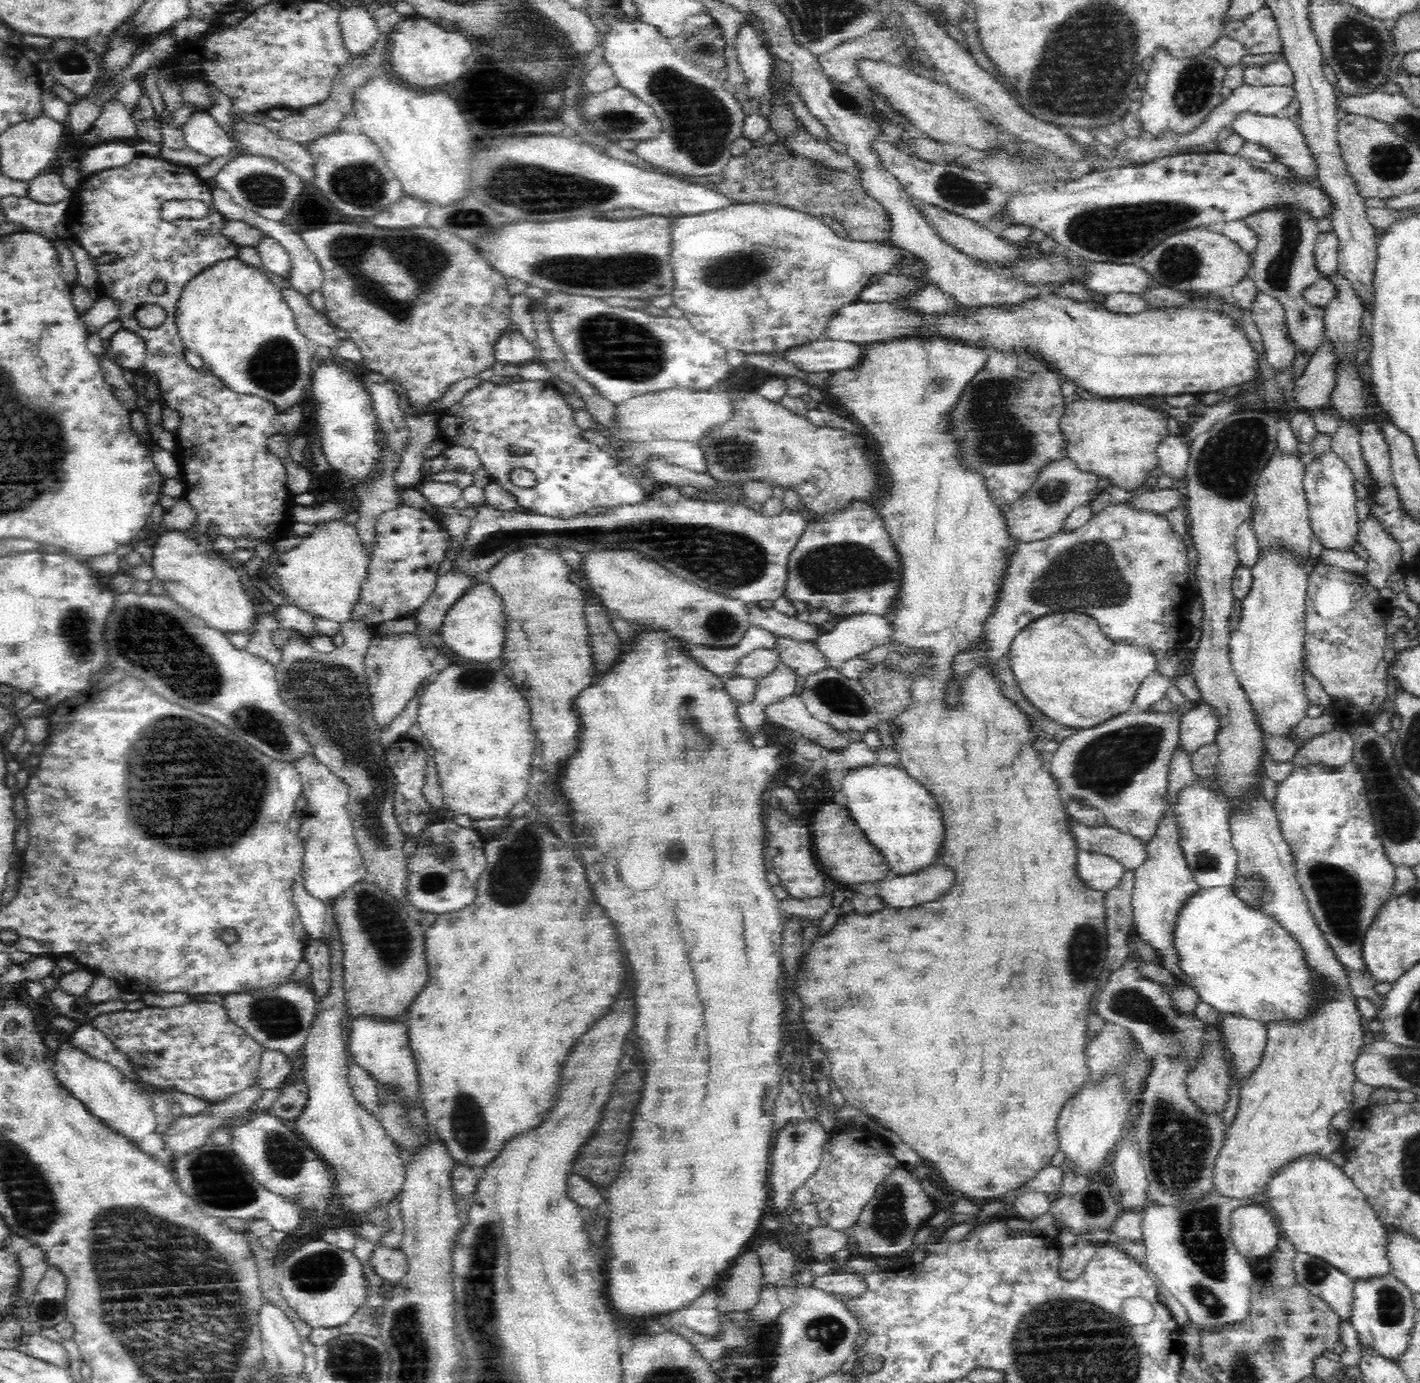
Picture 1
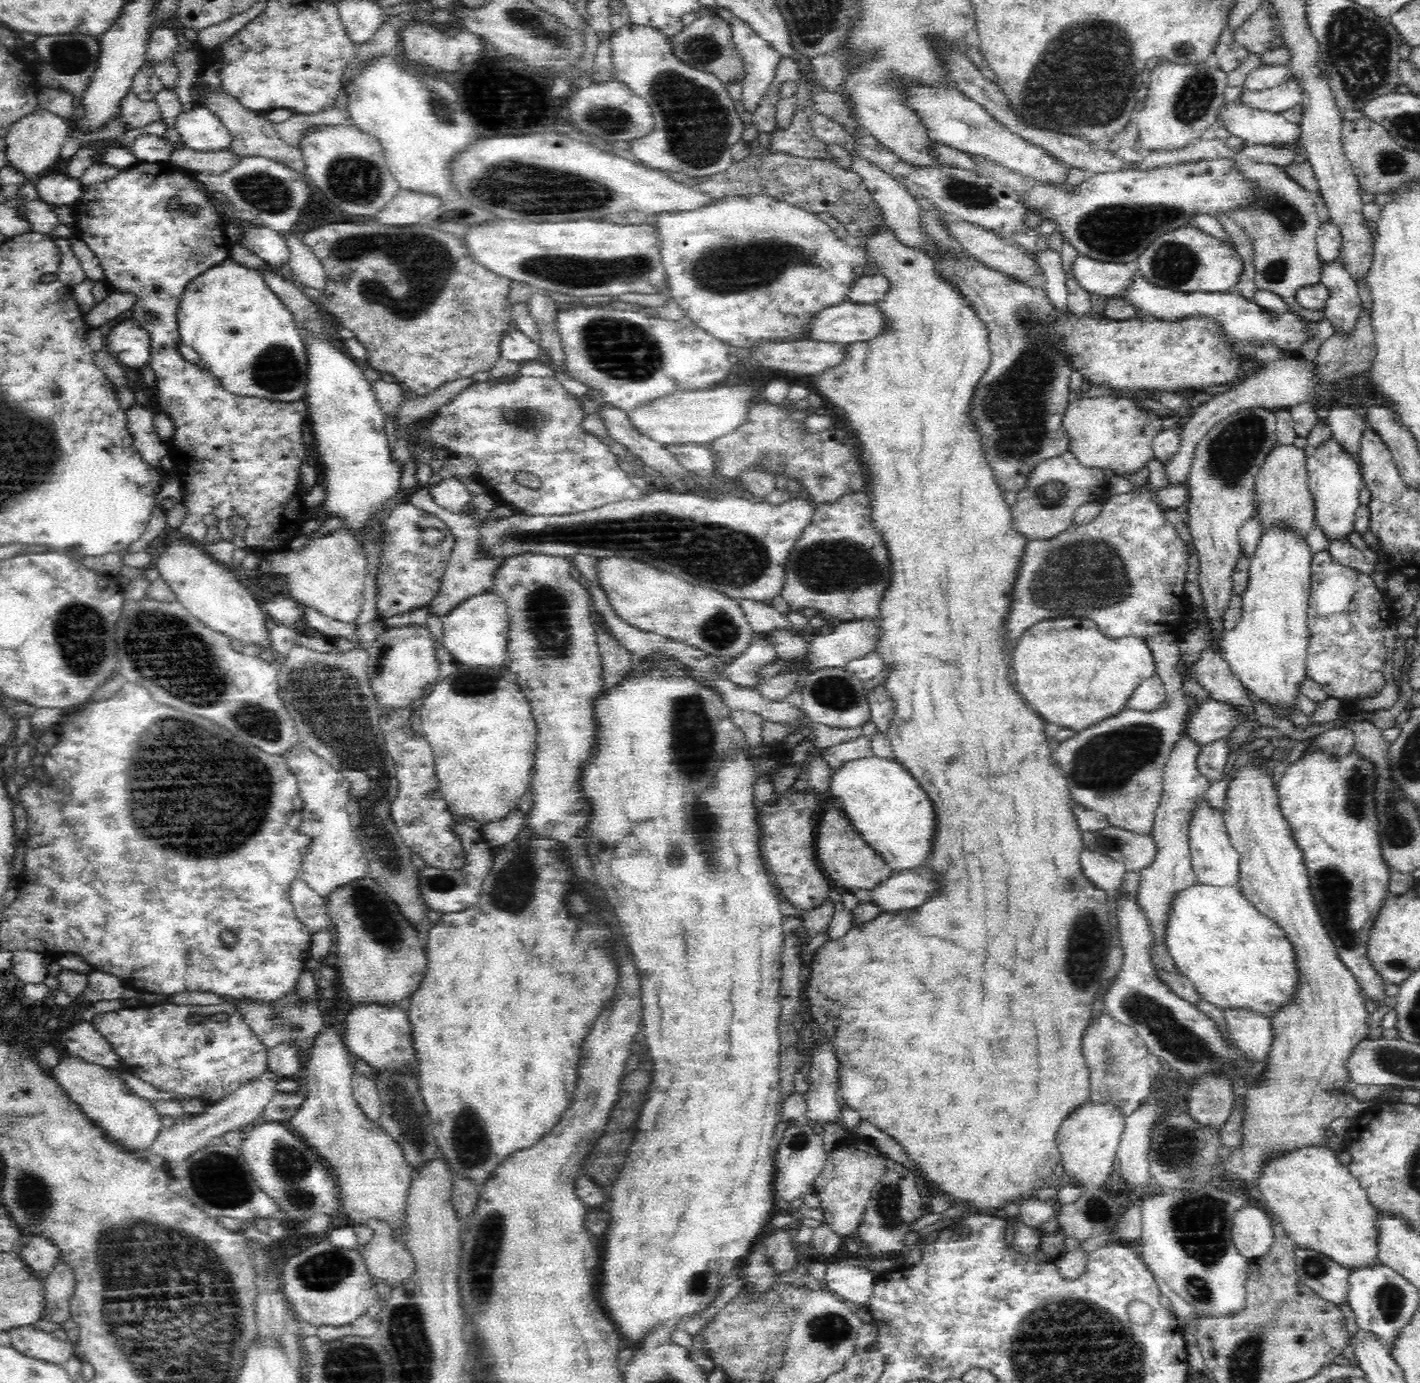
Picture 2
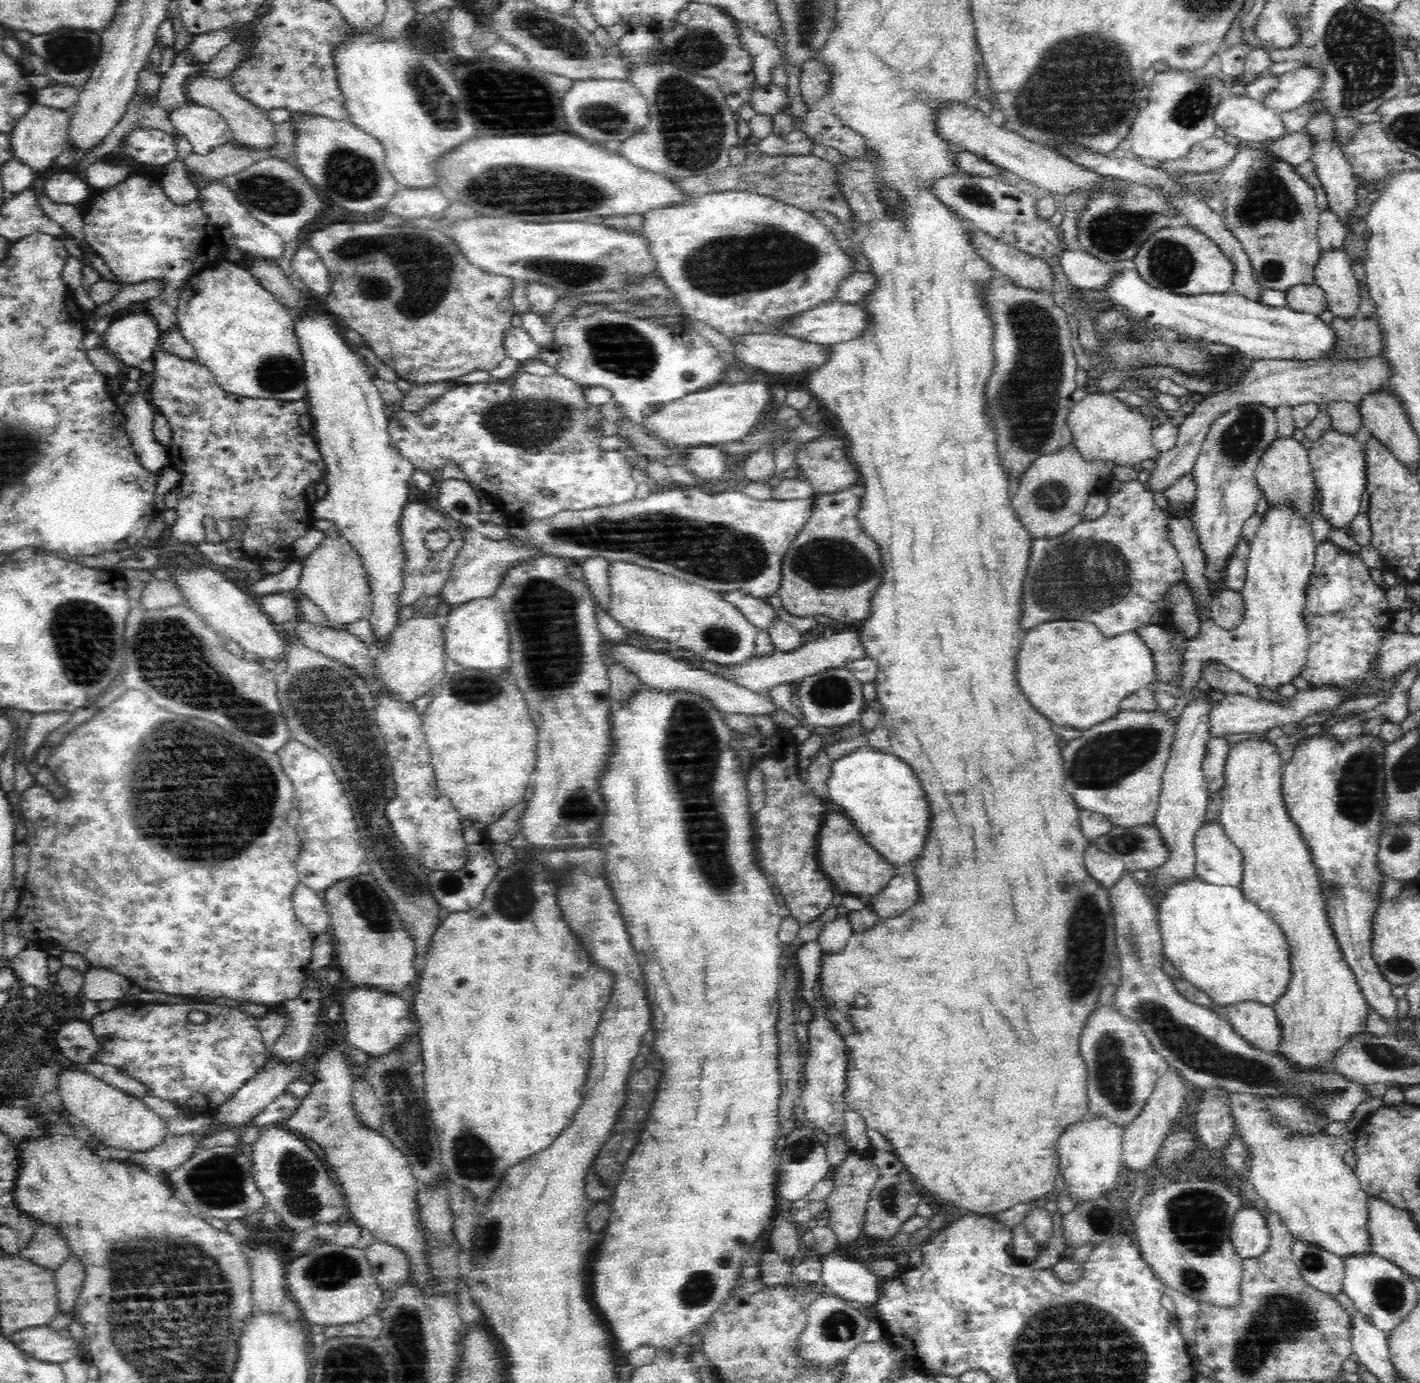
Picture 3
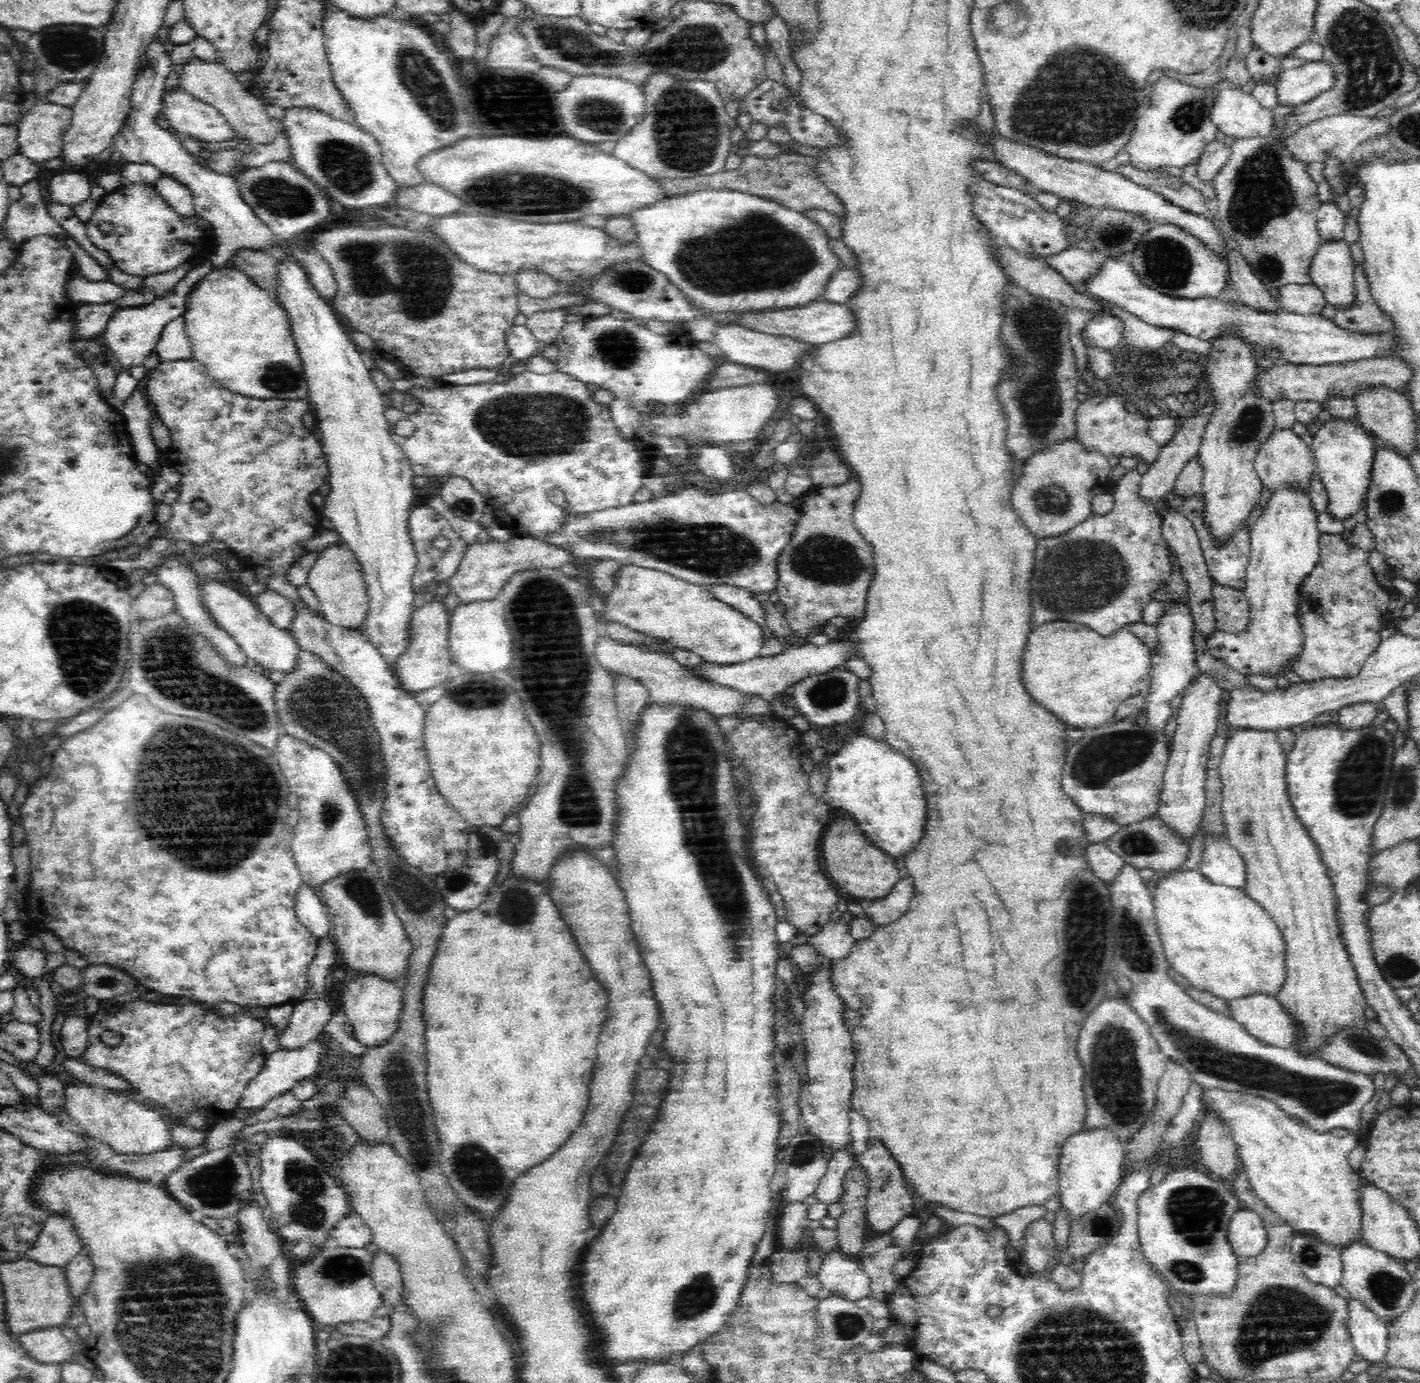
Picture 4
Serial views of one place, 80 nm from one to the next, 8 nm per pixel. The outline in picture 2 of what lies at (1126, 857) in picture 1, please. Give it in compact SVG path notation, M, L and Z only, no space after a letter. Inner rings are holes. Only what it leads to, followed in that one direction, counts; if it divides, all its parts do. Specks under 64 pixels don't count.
M1114 826L1094 832L1081 831L1081 834L1085 850L1120 861L1130 872L1139 872L1155 857L1156 847L1152 841L1152 834L1136 834Z

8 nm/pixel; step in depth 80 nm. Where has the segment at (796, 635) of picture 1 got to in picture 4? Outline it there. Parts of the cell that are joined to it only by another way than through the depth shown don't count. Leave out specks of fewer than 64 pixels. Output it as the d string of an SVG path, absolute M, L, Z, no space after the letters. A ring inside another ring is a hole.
M730 585L706 586L706 589L710 589L716 598L739 610L758 626L767 626L764 605L748 589Z

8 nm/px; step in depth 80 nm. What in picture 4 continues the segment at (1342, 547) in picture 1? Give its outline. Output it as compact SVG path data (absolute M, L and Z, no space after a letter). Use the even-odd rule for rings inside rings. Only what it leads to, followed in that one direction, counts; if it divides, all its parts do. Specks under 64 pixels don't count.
M1330 418L1320 426L1310 446L1316 476L1328 494L1327 511L1340 522L1352 518L1354 512L1365 506L1364 498L1369 489L1376 444L1374 436L1357 423Z

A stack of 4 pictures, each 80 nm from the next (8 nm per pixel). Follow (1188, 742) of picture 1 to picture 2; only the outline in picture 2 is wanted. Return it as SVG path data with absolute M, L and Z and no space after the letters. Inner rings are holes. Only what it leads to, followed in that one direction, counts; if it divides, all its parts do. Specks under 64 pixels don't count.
M1208 699L1196 706L1186 721L1186 737L1198 747L1224 739L1242 721L1240 713L1230 704Z

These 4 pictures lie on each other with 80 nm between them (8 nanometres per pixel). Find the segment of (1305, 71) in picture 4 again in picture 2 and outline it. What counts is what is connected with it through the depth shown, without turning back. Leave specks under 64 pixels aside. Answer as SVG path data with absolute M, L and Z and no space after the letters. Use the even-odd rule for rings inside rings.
M1290 76L1288 82L1284 82L1284 84L1274 88L1250 90L1244 86L1237 102L1254 110L1280 114L1296 103L1299 103L1300 99L1300 87L1297 85L1296 79Z

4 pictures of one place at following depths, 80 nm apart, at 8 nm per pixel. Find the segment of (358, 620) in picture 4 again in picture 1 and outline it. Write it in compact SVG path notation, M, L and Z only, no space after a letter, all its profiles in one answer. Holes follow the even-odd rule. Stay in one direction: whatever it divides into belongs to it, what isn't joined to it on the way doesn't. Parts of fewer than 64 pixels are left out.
M342 519L315 526L293 549L271 561L278 584L293 604L332 622L349 620L351 606L357 601L360 585L367 575L368 550L355 524Z

